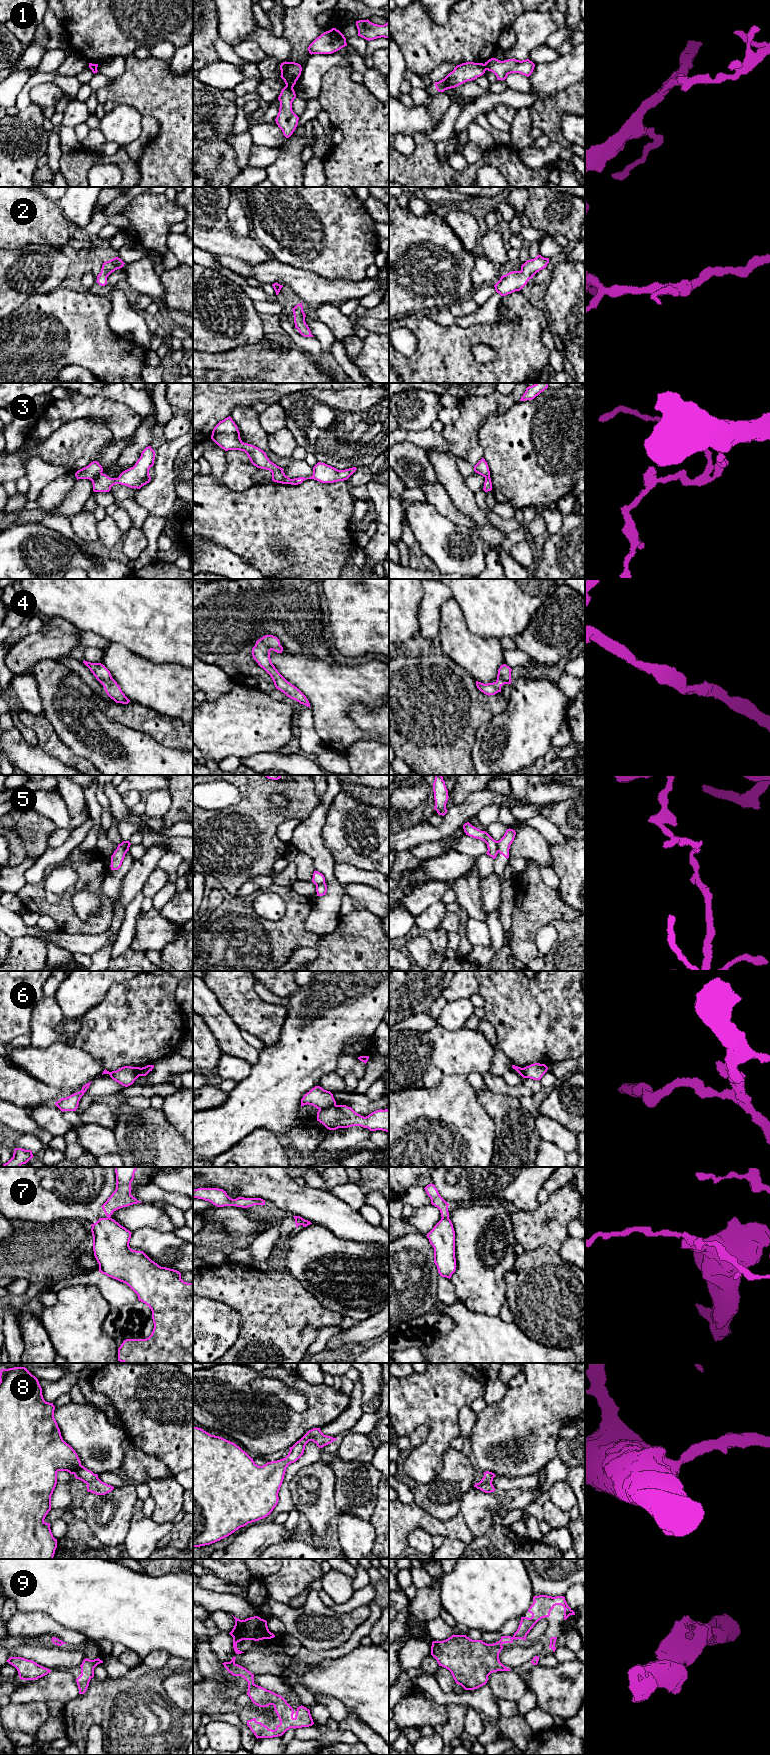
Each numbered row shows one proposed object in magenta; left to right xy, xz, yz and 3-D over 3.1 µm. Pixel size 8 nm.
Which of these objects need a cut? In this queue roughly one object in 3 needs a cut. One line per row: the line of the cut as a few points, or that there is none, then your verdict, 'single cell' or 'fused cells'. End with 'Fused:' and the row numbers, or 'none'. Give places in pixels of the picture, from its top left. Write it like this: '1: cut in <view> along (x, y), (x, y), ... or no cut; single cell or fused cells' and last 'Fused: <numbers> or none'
1: cut in xz along (286, 85), (292, 87); fused cells
2: no cut; single cell
3: cut in xy along (101, 472), (90, 479); fused cells
4: no cut; single cell
5: cut in yz along (496, 841), (498, 851); fused cells
6: cut in xz along (335, 1104), (319, 1109); fused cells
7: cut in yz along (442, 1217), (448, 1218); fused cells
8: no cut; single cell
9: no cut; single cell
Fused: 1, 3, 5, 6, 7

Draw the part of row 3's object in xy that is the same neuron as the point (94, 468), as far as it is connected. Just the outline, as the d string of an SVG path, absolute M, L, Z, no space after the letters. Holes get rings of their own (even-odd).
M97 461L91 462L88 466L78 470L75 476L78 479L89 479L97 476L99 473L103 472L102 466Z

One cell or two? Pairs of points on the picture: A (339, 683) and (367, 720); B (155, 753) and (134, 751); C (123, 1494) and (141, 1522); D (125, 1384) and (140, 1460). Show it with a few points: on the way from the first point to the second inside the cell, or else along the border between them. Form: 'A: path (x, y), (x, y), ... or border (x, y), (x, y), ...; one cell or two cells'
A: border (378, 705), (354, 703), (348, 709), (348, 717); two cells
B: path (150, 753), (139, 753); one cell
C: border (133, 1514), (129, 1530), (125, 1536); two cells
D: border (128, 1439), (143, 1451), (158, 1458); two cells

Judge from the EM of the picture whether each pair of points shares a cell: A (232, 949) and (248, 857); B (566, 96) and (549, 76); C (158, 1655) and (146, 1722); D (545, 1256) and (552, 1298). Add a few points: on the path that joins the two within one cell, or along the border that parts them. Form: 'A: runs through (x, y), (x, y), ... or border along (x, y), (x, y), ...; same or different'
A: border along (229, 893), (236, 896); different
B: border along (574, 82), (539, 100); different
C: border along (171, 1656), (158, 1668), (148, 1668), (142, 1663); different
D: runs through (545, 1266), (545, 1288); same

